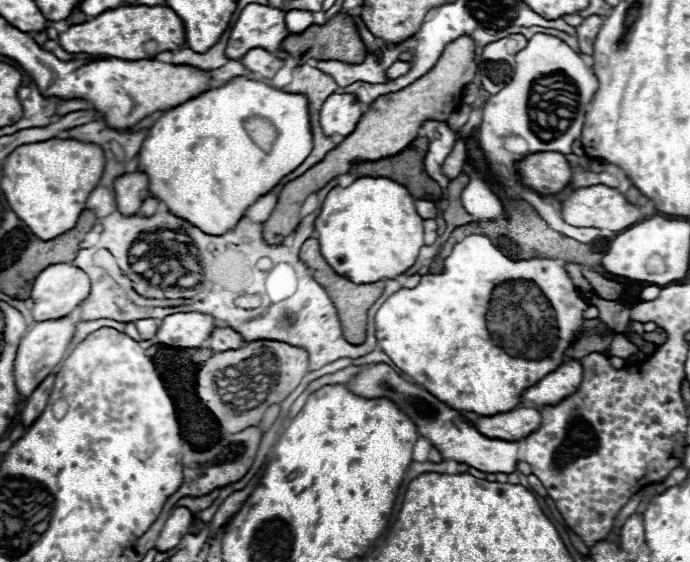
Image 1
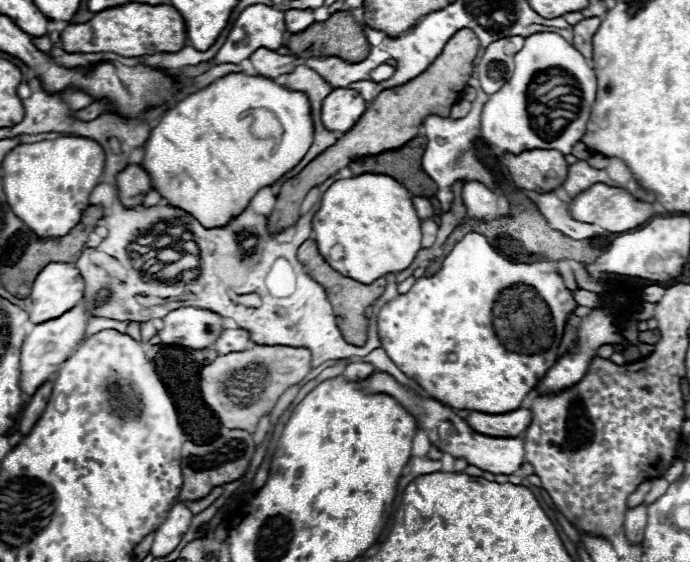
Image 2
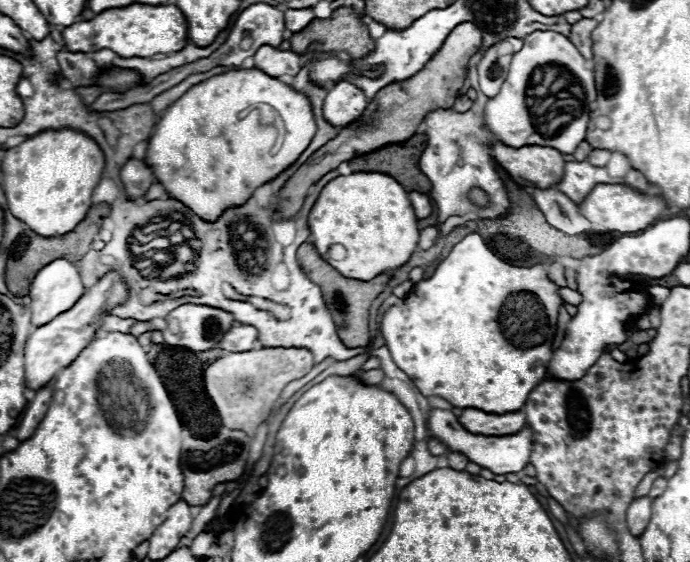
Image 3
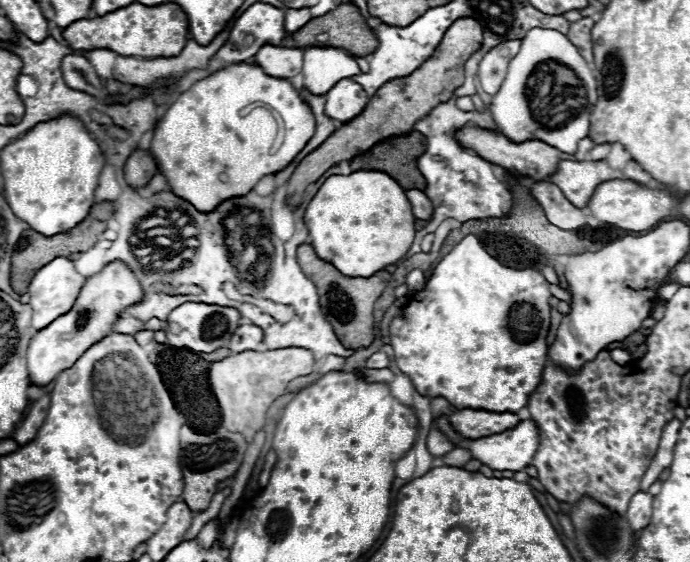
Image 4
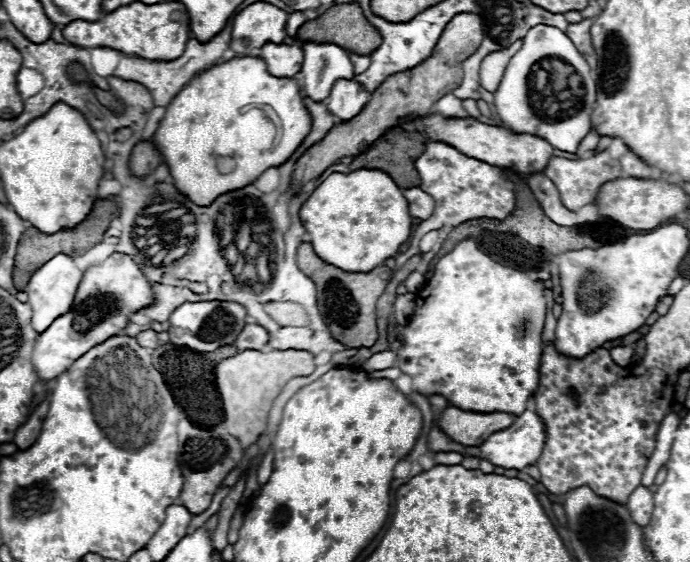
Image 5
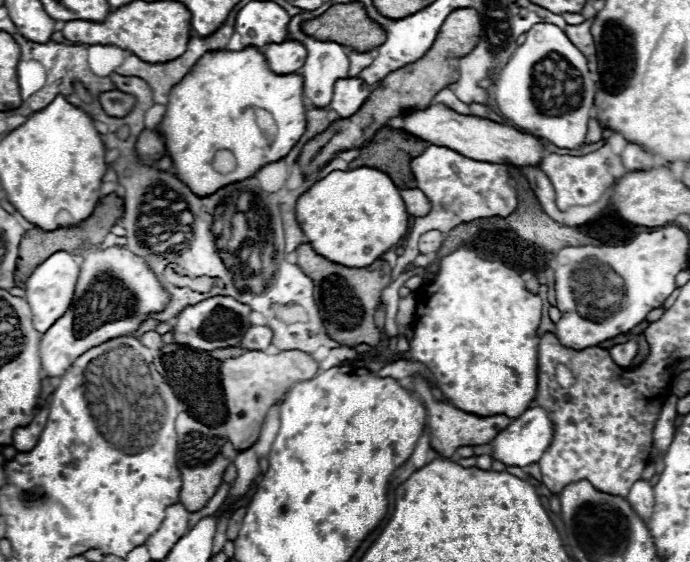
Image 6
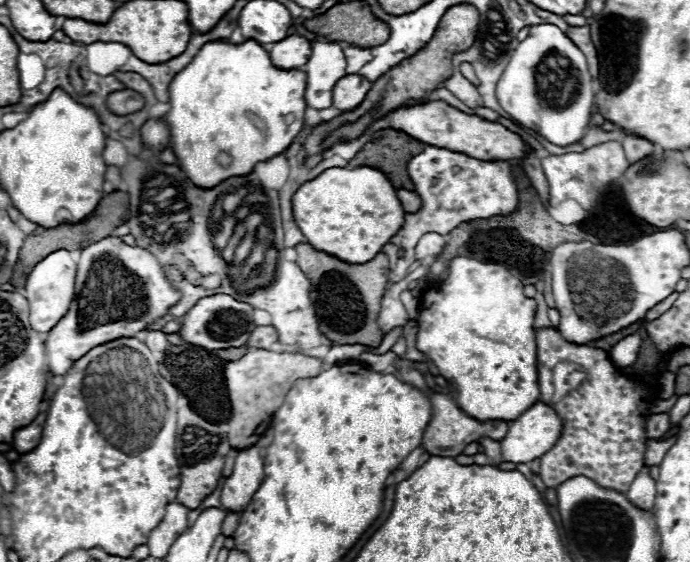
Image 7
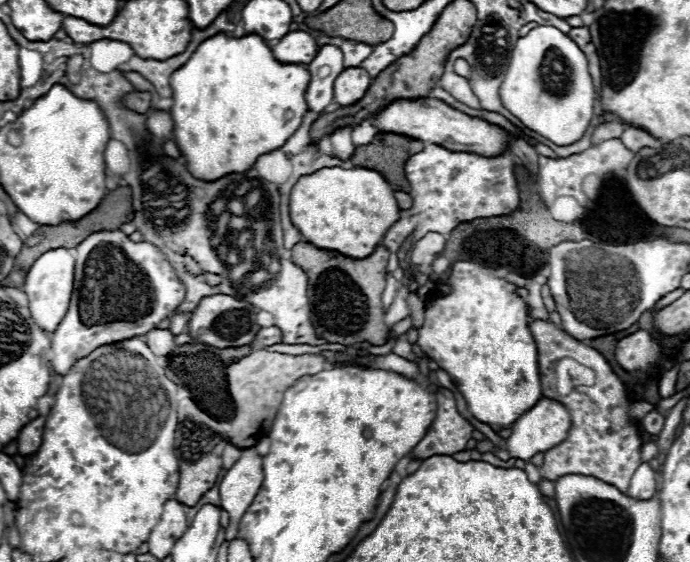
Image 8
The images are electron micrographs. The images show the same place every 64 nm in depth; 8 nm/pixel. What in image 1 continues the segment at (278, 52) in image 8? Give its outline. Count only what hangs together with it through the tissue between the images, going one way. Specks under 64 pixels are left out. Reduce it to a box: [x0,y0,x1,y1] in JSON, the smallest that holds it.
[240,48,284,78]

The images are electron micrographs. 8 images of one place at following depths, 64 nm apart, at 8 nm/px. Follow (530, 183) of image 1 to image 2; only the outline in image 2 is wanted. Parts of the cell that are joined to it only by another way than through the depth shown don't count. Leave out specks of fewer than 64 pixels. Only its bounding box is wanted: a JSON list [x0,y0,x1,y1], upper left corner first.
[502,150,568,194]

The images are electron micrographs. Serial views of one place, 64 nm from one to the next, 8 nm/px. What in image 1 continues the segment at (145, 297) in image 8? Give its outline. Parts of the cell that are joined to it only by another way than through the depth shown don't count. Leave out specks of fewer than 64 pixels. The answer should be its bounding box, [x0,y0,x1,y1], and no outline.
[14,316,74,398]

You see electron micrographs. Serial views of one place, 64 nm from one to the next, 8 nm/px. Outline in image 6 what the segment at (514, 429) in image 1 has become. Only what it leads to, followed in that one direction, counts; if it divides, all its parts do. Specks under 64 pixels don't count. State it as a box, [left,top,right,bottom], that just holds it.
[412,378,512,458]

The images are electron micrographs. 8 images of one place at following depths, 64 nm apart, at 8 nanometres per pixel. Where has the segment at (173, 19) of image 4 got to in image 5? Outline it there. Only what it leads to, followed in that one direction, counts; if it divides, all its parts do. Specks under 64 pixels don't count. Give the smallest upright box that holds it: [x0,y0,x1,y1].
[62,2,190,60]

